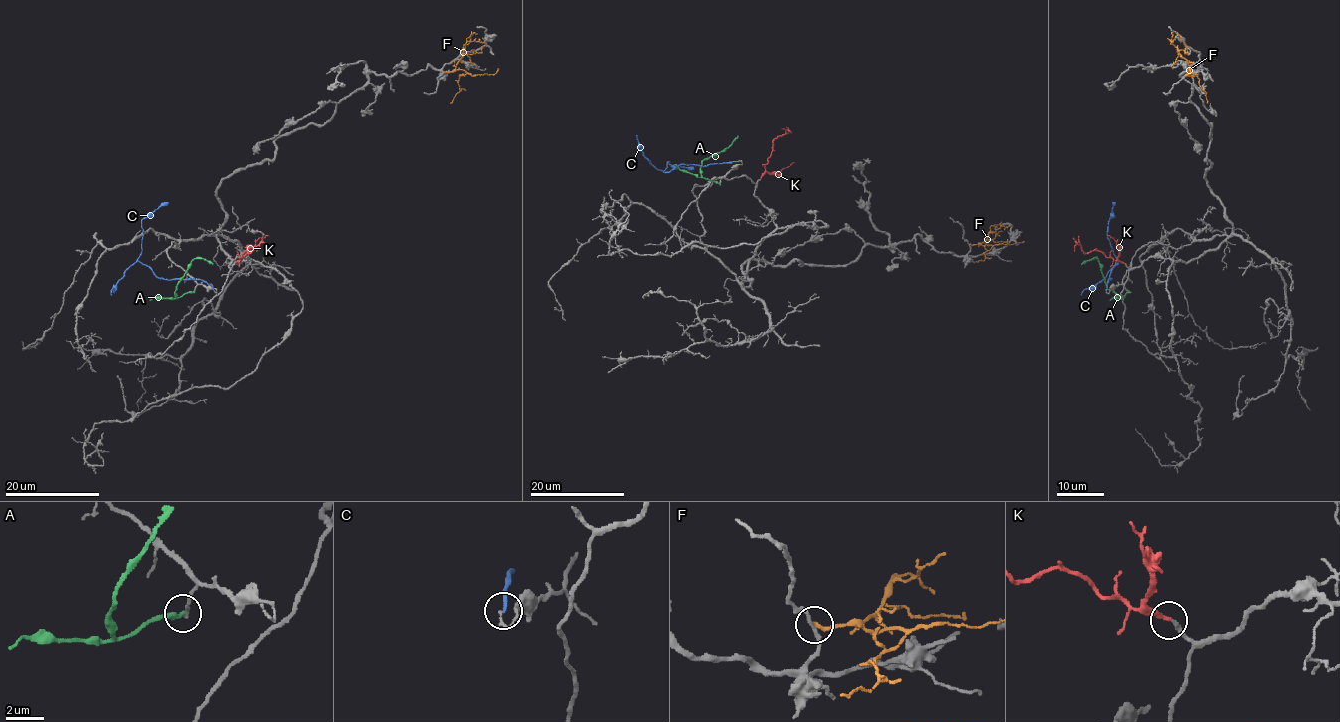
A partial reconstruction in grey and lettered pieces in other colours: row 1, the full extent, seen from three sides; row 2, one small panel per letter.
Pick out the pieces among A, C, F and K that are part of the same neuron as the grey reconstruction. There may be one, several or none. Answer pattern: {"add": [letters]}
{"add": ["K"]}

